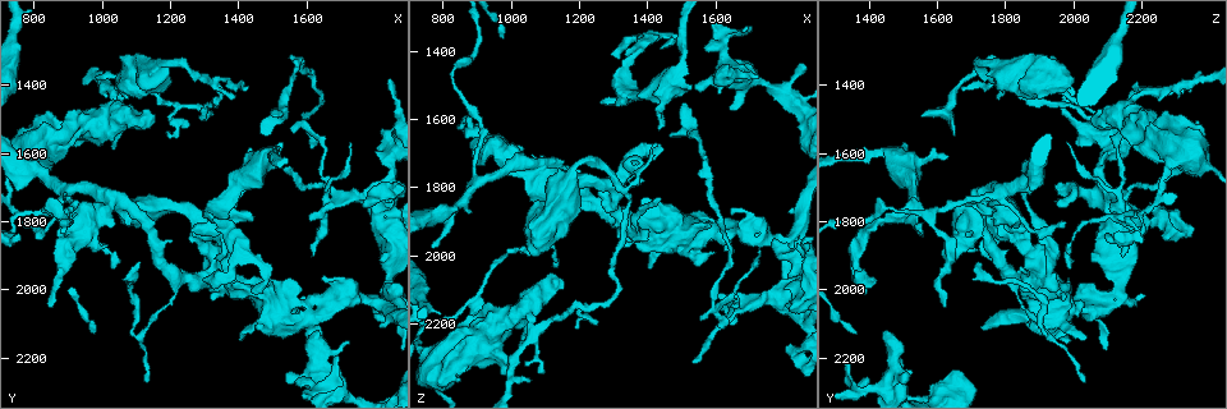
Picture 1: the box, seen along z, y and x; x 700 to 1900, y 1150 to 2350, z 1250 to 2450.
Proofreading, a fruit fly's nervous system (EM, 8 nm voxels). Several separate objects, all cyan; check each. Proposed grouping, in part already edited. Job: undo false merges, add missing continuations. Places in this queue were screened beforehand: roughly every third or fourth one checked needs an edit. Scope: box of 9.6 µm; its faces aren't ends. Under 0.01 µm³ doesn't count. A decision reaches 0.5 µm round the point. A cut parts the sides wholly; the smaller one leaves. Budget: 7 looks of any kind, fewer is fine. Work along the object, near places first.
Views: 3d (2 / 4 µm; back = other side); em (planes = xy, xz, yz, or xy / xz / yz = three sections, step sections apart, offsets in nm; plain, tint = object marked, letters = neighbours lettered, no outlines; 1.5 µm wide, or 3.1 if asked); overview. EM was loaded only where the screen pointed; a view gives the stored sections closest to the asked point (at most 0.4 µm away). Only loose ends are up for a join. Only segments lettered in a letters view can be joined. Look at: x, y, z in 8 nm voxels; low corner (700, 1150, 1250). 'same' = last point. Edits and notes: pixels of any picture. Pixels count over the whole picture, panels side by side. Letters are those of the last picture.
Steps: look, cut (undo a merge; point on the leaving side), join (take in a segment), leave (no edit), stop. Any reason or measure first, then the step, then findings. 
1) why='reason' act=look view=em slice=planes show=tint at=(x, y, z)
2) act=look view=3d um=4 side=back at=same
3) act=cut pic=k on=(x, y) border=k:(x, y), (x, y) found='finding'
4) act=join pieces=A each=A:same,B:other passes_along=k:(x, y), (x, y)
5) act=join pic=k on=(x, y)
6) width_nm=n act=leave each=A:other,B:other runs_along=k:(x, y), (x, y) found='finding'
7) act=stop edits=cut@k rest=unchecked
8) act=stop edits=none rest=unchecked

why='tapers out' act=look view=3d um=4 at=(1620, 1590, 2210)

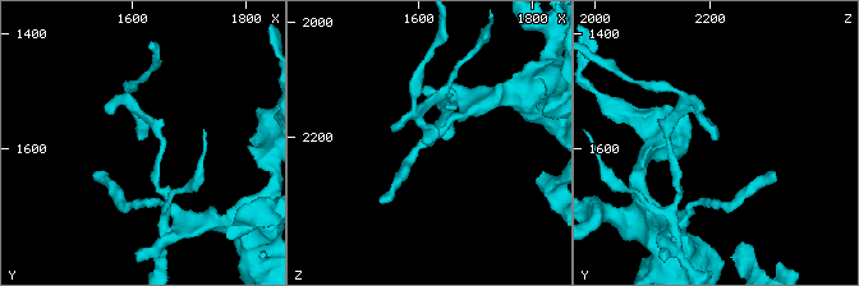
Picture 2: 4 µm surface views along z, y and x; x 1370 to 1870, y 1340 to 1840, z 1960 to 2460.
why='shape alone is not enough' act=look view=em slice=planes show=letters at=(1620, 1585, 2215)

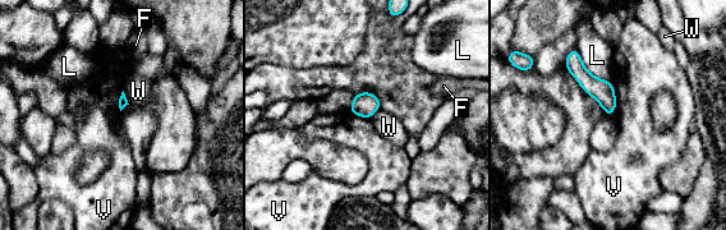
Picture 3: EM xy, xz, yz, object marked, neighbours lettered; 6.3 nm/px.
act=leave each=F:other,L:other,V:other,W:other runs_along=3:(574, 53), (609, 111) found='none of them fits'

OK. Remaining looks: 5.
why='branch stops here' act=look view=em slice=yz step=8 show=tint at=(1390, 1440, 1790)

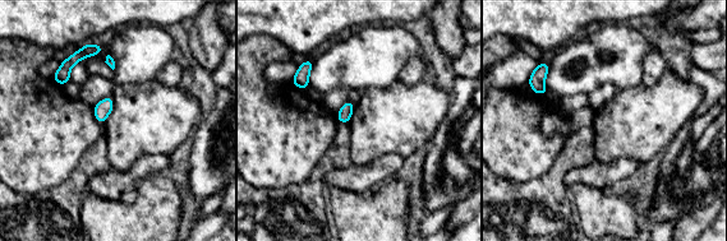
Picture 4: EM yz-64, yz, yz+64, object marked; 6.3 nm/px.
act=look view=em slice=xy step=8 show=letters at=same

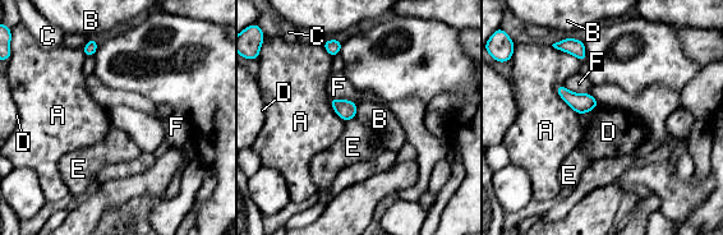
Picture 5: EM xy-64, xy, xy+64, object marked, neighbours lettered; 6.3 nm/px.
act=leave each=A:other,B:other,C:other,D:other,E:other,F:other found='no lettered segment goes on from it'

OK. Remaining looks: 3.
act=look view=3d um=2 at=(1080, 1420, 2220)

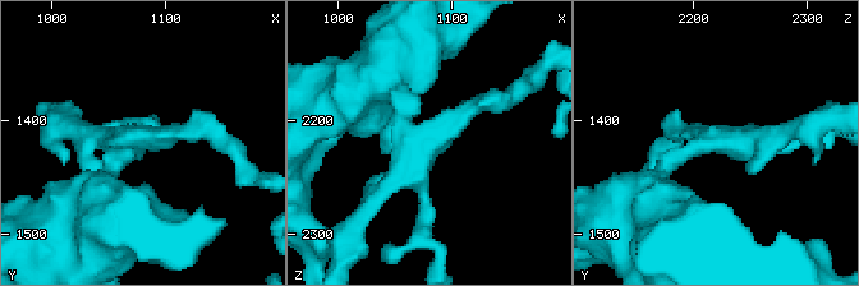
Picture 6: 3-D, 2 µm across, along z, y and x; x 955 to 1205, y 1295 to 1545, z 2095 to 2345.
act=look view=em slice=xz step=8 show=tint at=(1082, 1418, 2212)

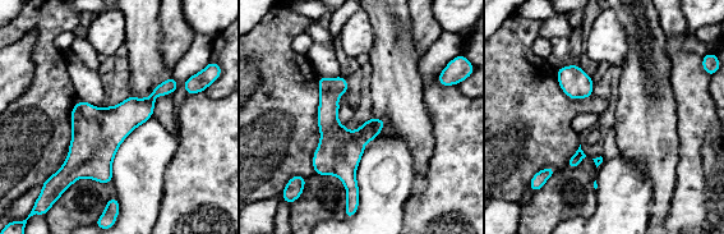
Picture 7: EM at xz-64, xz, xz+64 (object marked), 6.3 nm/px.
why='cut it another way' act=look view=em slice=yz step=4 show=letters at=same

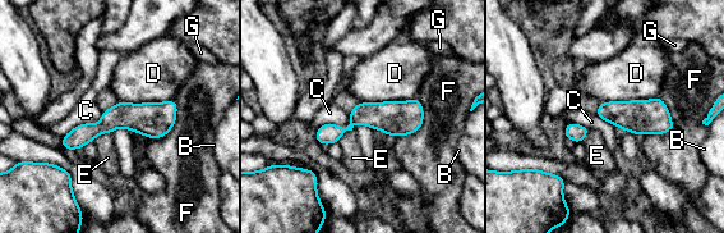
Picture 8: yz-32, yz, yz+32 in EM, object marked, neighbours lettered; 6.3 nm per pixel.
act=leave each=B:other,C:other,D:other,E:other,F:other,G:other border=8:(102, 113), (63, 137) found='all the same neuron'

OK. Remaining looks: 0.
act=stop edits=none rest=unchecked

